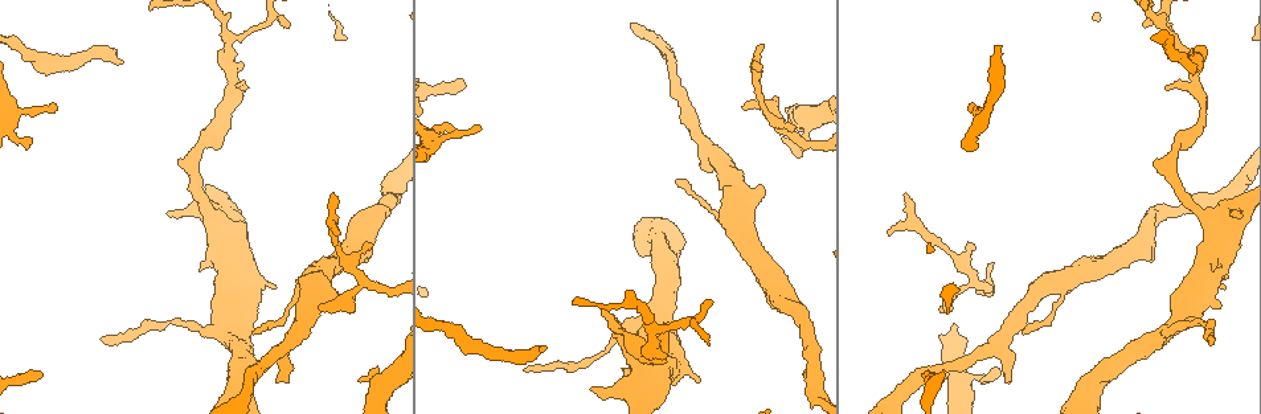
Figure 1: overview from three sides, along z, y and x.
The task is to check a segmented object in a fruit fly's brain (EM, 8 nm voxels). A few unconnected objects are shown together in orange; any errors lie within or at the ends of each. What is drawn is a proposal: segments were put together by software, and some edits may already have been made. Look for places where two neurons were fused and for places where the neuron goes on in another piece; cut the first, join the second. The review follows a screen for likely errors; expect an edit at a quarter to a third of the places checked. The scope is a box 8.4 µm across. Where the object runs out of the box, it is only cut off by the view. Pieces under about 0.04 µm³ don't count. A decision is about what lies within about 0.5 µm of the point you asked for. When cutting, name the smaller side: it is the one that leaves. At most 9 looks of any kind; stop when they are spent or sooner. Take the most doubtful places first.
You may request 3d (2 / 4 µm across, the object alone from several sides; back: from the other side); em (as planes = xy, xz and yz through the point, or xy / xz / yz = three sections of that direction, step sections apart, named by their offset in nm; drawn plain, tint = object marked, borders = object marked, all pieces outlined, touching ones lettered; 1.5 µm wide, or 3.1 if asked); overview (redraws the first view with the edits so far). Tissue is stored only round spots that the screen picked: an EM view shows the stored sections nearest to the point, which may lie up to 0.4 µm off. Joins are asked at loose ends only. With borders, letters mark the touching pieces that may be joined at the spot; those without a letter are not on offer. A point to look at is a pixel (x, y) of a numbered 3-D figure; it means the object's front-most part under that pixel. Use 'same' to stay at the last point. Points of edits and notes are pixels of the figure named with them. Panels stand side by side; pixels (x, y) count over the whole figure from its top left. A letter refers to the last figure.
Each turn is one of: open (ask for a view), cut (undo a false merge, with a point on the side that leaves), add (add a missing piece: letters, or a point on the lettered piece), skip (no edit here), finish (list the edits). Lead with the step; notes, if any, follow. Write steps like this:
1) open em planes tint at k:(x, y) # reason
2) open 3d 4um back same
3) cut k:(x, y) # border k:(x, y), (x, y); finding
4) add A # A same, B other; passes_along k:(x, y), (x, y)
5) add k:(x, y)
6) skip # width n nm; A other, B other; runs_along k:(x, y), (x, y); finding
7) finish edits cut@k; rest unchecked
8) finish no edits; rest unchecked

open em planes plain at 1:(544, 347) # an open end

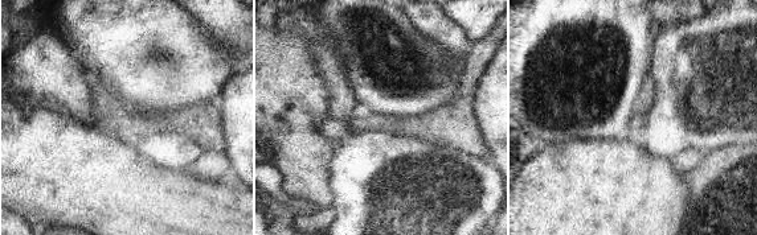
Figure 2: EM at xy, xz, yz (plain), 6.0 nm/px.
open em planes borders same # see the neighbours

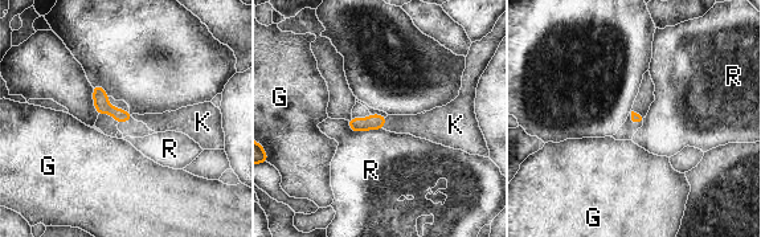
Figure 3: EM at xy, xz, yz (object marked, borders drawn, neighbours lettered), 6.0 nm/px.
add K # G other, K same, R other; passes_along 3:(375, 121), (384, 123), (425, 126); it goes on there

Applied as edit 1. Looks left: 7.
open 3d 4um at 1:(1004, 382) # branch stops here

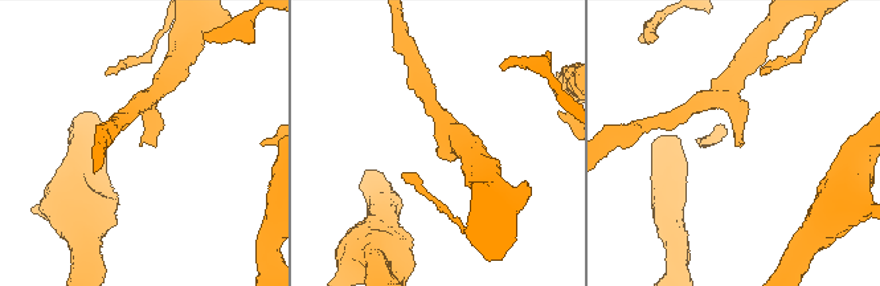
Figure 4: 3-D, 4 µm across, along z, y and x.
open em planes borders at 4:(735, 144)

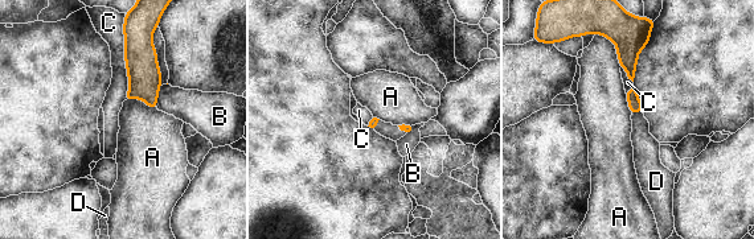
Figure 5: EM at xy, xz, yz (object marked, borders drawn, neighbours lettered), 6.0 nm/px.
add D # longest_contact C 440 nm; A other, B other, C other, D same; passes_along 5:(635, 106), (636, 112), (646, 148); the neuron continues

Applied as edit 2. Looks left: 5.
open overview # redraw

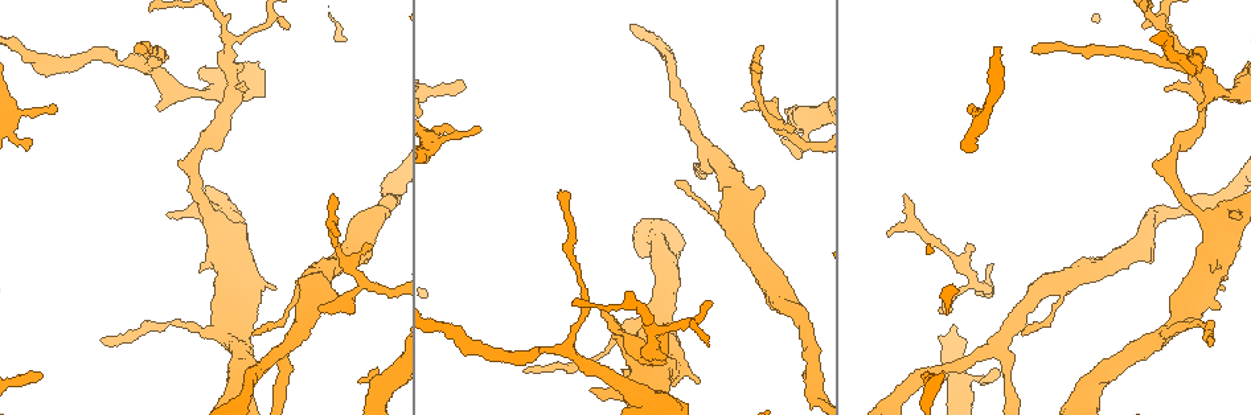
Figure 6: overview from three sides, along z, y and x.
open em planes borders at 6:(759, 47) # free end

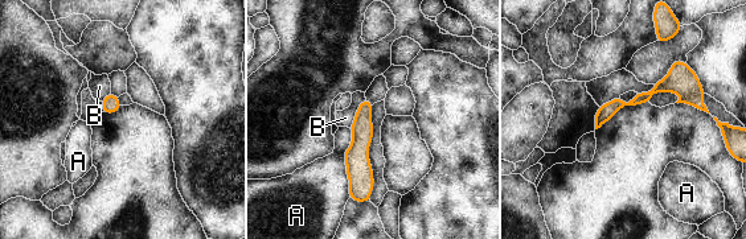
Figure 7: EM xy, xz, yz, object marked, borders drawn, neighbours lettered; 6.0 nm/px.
skip # A other, B other; no lettered piece goes on from it

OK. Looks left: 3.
open 3d 4um at 6:(653, 328) # a narrow waist

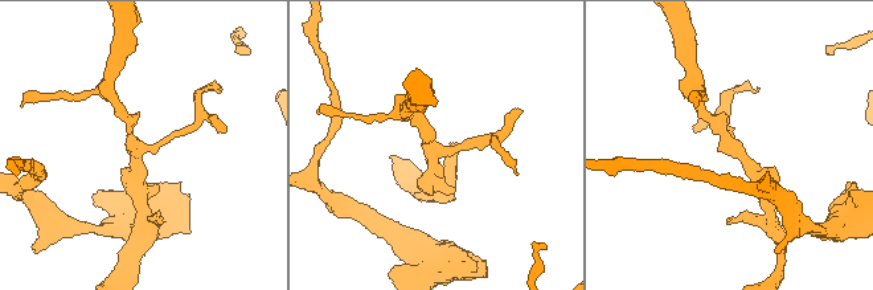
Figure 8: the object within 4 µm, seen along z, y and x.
open em planes borders at 8:(433, 146) # arms 3; shape alone is not enough

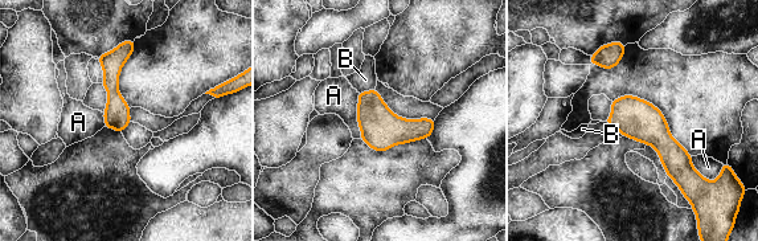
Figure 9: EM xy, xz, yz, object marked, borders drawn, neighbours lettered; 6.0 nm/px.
skip # longest_contact A 280 nm; A other, B other; border 9:(357, 93), (357, 126), (361, 138); continuous, no second neuron

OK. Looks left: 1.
finish edits add@3, add@5; rest unchecked

